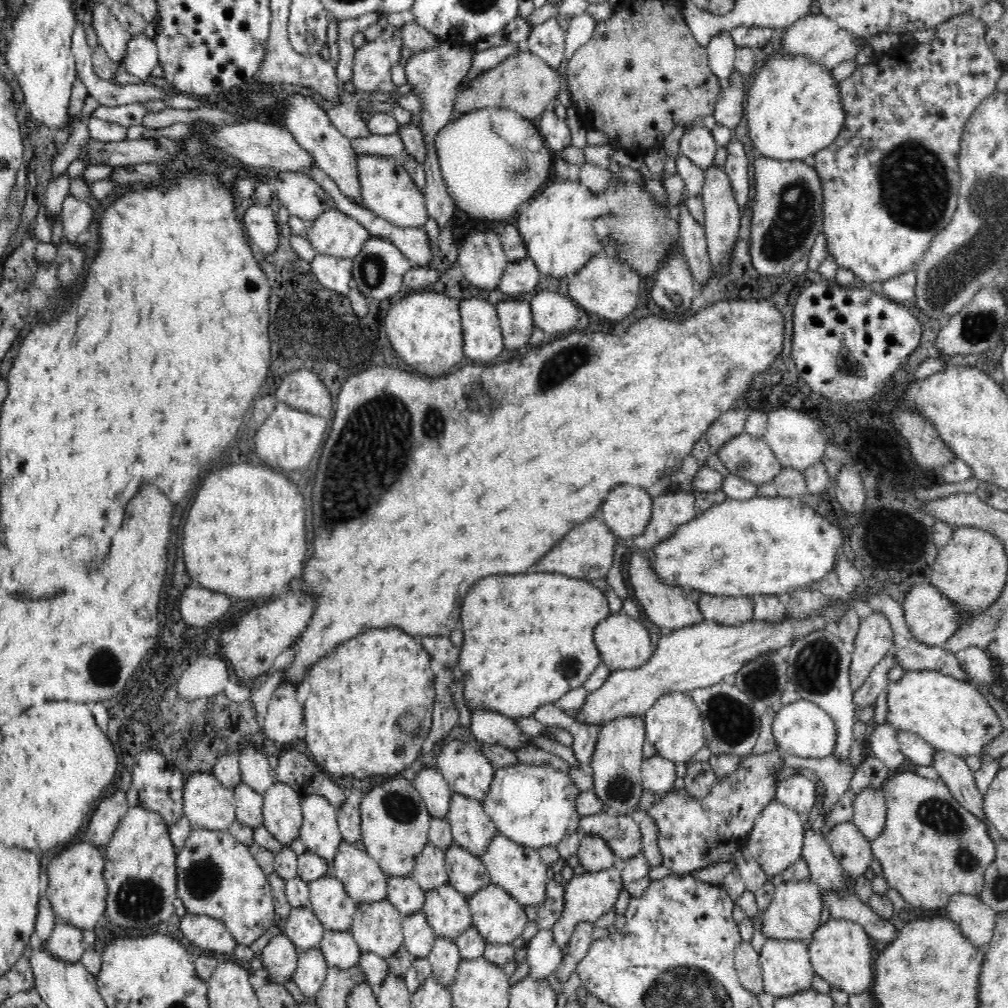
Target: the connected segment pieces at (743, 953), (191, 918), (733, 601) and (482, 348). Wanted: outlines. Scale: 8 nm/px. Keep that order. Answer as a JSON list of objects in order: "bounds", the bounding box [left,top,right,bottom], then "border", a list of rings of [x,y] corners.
[{"bounds":[735,940,764,995],"border":[[[742,940],[735,953],[735,971],[740,984],[754,995],[764,991],[763,974],[759,962],[759,954],[750,943]]]},{"bounds":[180,913,236,958],"border":[[[186,913],[180,920],[180,930],[186,940],[206,954],[218,954],[231,958],[235,954],[236,939],[221,920],[211,916]]]},{"bounds":[698,594,755,625],"border":[[[701,594],[698,606],[706,621],[714,621],[721,625],[743,625],[753,617],[755,604],[751,596]]]},{"bounds":[458,297,505,364],"border":[[[473,297],[462,299],[458,308],[464,356],[479,364],[493,362],[505,348],[495,306]]]}]

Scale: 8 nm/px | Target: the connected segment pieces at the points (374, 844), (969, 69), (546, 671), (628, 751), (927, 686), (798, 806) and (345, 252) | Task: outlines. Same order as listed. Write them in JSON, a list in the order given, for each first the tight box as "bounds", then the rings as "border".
[{"bounds":[360,776,431,877],"border":[[[399,776],[391,779],[386,778],[383,782],[373,786],[366,794],[363,794],[360,804],[361,811],[361,831],[362,831],[362,847],[368,855],[381,866],[381,870],[387,877],[411,877],[417,855],[429,843],[428,834],[431,824],[431,817],[423,804],[422,797],[416,790],[412,781]]]},{"bounds":[814,12,1006,285],"border":[[[977,12],[972,15],[958,15],[939,24],[935,30],[935,38],[931,42],[915,45],[892,47],[887,52],[872,58],[866,65],[857,69],[839,84],[839,95],[845,121],[842,132],[826,148],[814,155],[814,170],[818,173],[823,190],[823,225],[822,232],[826,237],[828,254],[840,268],[848,268],[862,284],[880,285],[890,278],[906,272],[915,271],[917,262],[925,255],[930,241],[945,226],[950,224],[957,208],[959,184],[961,176],[958,166],[960,141],[966,121],[975,108],[987,96],[996,91],[996,82],[1004,72],[1006,65],[996,58],[985,39],[987,27],[979,19]]]},{"bounds":[455,572,612,721],"border":[[[536,572],[518,574],[518,576],[492,576],[492,578],[484,578],[478,584],[474,584],[474,588],[466,594],[466,598],[462,602],[462,614],[460,614],[460,622],[462,622],[462,628],[464,628],[464,644],[462,644],[460,660],[458,660],[455,668],[458,672],[458,677],[463,678],[464,704],[466,704],[469,711],[478,710],[478,708],[493,710],[498,714],[511,718],[513,721],[516,718],[525,716],[532,717],[538,707],[551,703],[555,704],[568,690],[583,686],[587,676],[590,676],[594,669],[602,663],[596,643],[592,642],[592,634],[594,634],[596,624],[612,614],[608,601],[604,598],[602,590],[598,590],[596,586],[592,586],[588,582],[582,582],[582,580],[574,580],[574,578],[570,580],[566,575],[558,576],[558,574],[558,572],[556,574],[540,574],[540,572]]]},{"bounds":[590,716,645,816],"border":[[[622,716],[604,722],[598,733],[598,740],[590,758],[593,791],[602,803],[604,813],[627,816],[639,812],[640,796],[644,791],[641,784],[642,746],[645,740],[644,716]]]},{"bounds":[886,669,1003,759],"border":[[[914,669],[906,670],[897,682],[888,681],[886,689],[888,706],[886,721],[897,730],[919,734],[937,750],[942,749],[963,759],[966,756],[982,756],[983,746],[992,742],[992,739],[1003,731],[995,710],[986,697],[970,682],[960,681],[936,670]]]},{"bounds":[775,773,816,815],"border":[[[808,773],[789,776],[779,782],[775,800],[796,813],[806,815],[816,802],[816,782]]]},{"bounds":[307,208,371,259],"border":[[[336,208],[307,224],[307,238],[316,252],[338,258],[353,259],[371,236],[354,217]]]}]

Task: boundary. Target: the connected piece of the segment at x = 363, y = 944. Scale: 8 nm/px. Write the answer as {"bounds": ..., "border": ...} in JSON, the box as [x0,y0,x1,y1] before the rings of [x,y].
{"bounds":[350,899,403,959],"border":[[[388,899],[357,904],[350,933],[361,952],[386,959],[403,946],[403,917]]]}

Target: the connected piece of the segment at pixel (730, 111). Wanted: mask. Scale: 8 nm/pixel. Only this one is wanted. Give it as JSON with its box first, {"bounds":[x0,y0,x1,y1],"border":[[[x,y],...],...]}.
{"bounds":[713,71,749,130],"border":[[[736,71],[730,74],[729,80],[730,84],[720,90],[713,115],[717,124],[722,124],[726,128],[734,130],[738,126],[740,118],[742,118],[749,82]]]}

